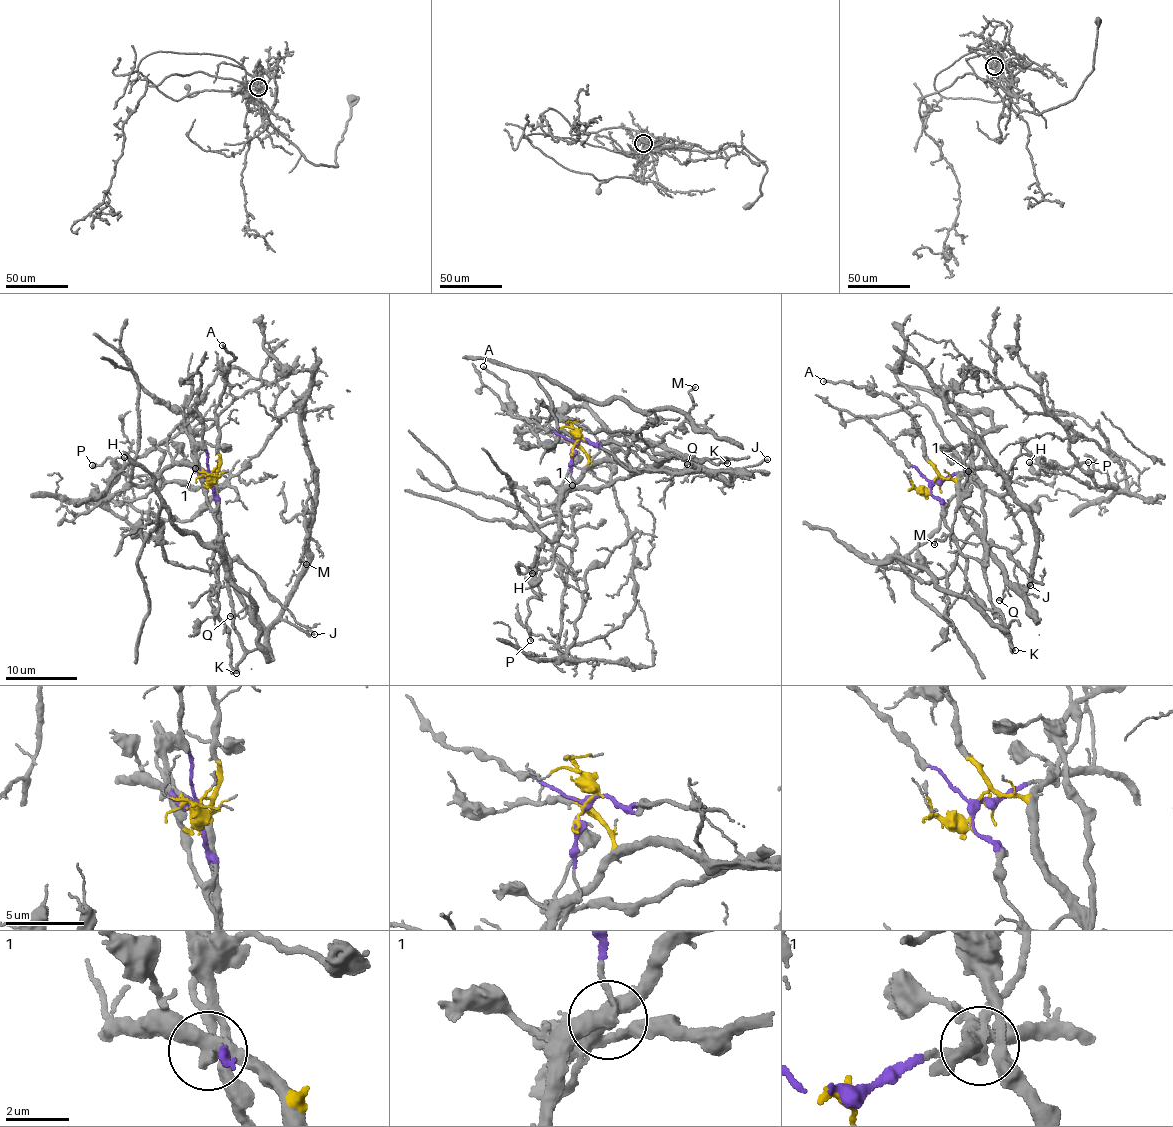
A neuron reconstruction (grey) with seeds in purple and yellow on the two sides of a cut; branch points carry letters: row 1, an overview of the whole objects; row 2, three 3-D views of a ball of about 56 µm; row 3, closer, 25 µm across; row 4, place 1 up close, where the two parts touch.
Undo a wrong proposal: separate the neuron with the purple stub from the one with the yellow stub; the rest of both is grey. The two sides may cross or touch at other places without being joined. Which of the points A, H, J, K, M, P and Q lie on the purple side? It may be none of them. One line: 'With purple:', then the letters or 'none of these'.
With purple: J, K

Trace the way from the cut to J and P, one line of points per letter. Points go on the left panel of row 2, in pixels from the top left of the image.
J: (208, 476), (217, 498), (215, 521), (229, 557), (239, 559), (254, 571), (295, 621), (315, 635)
P: (209, 475), (184, 462), (149, 480), (123, 473), (108, 480), (115, 462), (92, 465)

